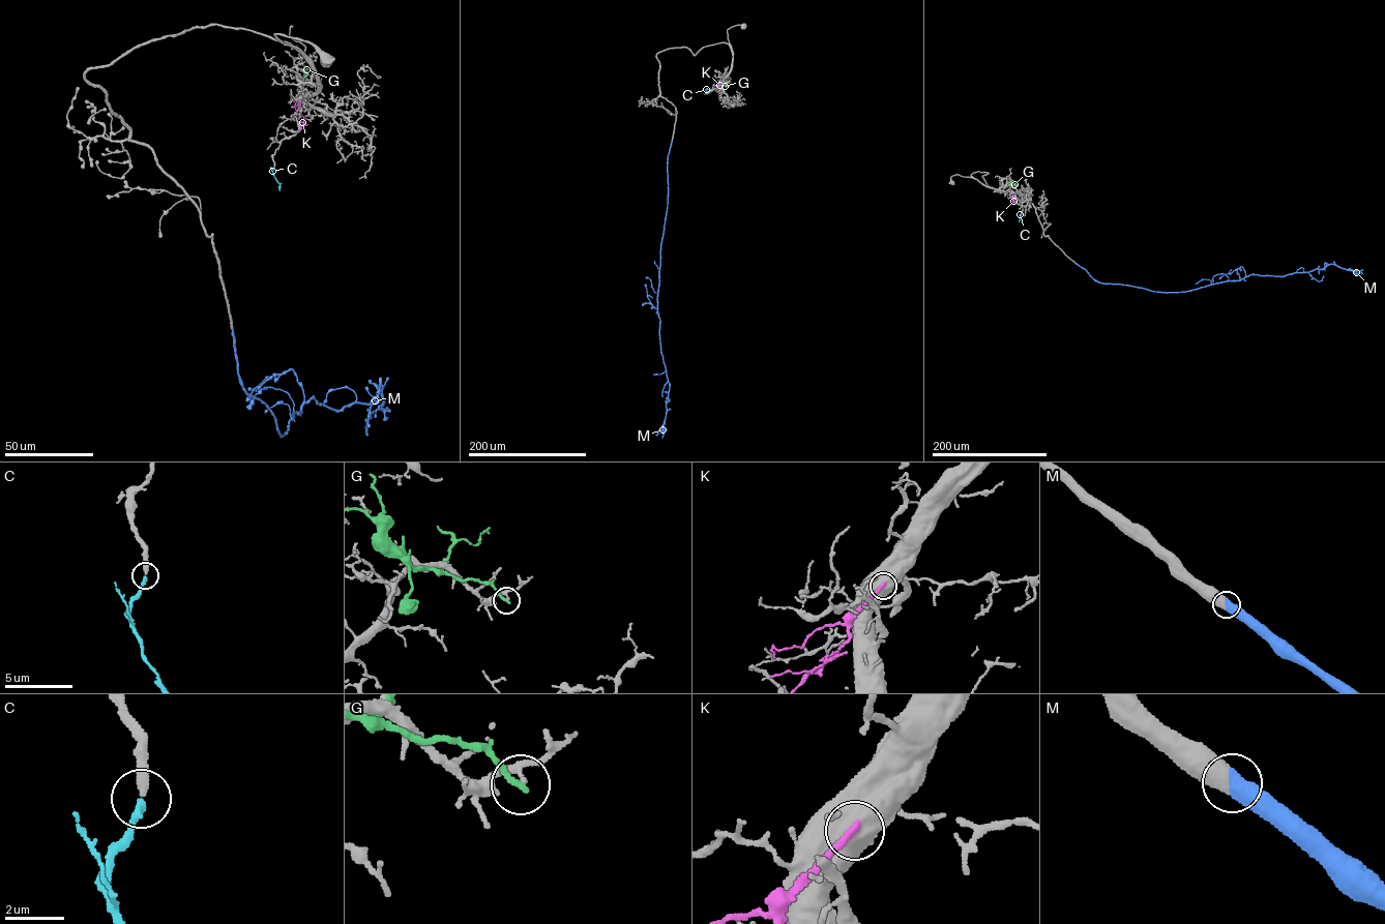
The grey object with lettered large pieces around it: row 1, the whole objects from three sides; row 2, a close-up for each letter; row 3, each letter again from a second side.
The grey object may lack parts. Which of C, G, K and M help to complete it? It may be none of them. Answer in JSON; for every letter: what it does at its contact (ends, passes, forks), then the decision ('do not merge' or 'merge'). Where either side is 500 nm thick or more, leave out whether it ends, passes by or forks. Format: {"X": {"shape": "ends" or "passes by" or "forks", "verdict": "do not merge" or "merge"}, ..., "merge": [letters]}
{"C": {"shape": "ends", "verdict": "merge"}, "G": {"shape": "ends", "verdict": "do not merge"}, "K": {"verdict": "do not merge"}, "M": {"verdict": "merge"}, "merge": ["C", "M"]}

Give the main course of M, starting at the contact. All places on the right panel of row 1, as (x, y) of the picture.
M: (1077, 264), (1100, 282), (1167, 292), (1190, 291), (1251, 274), (1308, 272), (1330, 264), (1363, 269)

